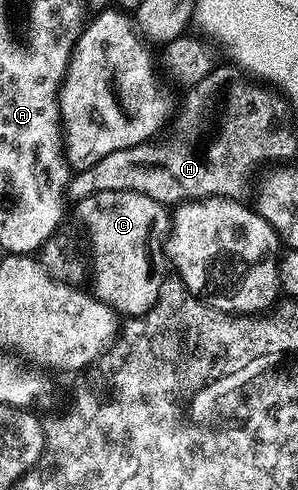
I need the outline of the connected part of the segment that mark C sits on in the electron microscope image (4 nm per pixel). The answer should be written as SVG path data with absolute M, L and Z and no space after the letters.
M105 190L101 194L89 194L89 198L81 198L74 205L74 219L81 225L85 233L86 243L91 243L89 254L89 286L90 291L105 306L109 306L123 318L144 316L157 302L163 286L164 277L159 276L159 263L165 260L165 224L168 219L168 205L157 202L145 194L126 192L125 190Z

